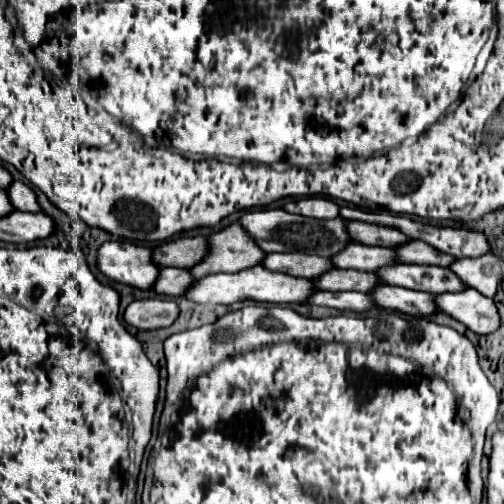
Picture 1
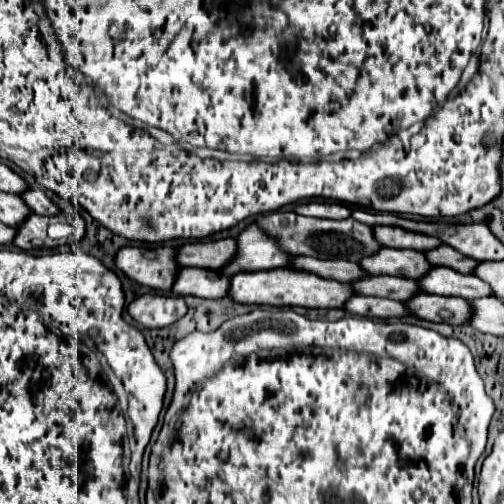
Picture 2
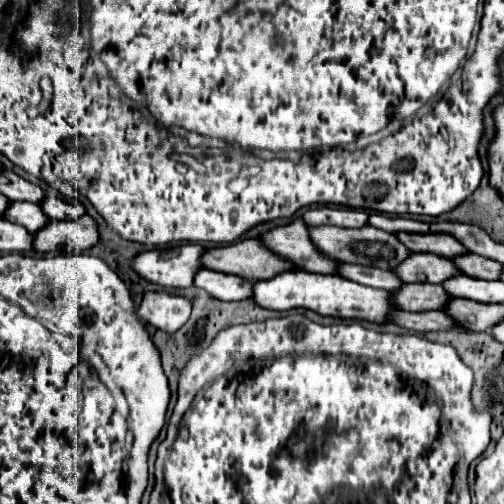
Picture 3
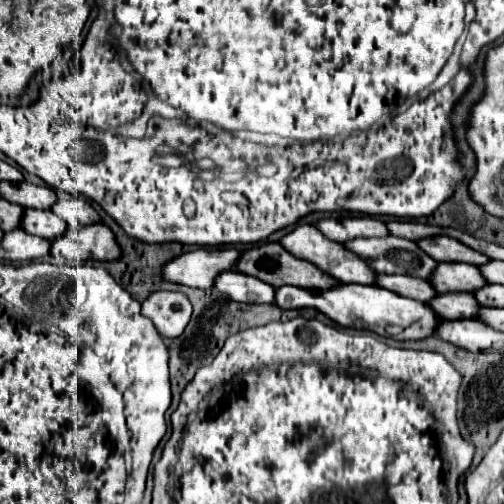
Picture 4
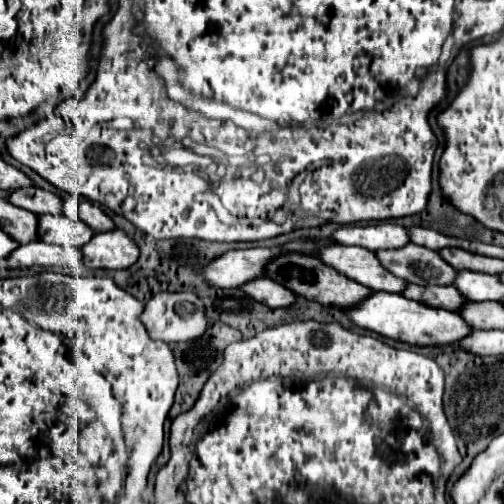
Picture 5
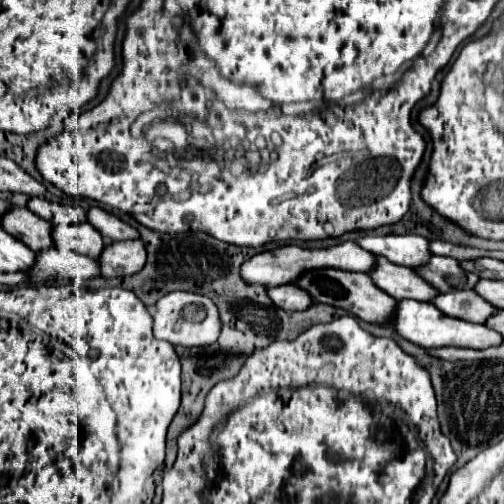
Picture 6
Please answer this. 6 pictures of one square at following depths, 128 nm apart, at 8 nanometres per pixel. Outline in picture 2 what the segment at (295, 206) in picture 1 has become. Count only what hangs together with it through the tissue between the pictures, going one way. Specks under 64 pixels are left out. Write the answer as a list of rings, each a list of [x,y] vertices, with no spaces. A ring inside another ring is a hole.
[[[302,202],[294,206],[296,214],[312,216],[312,218],[330,218],[330,220],[344,220],[352,214],[352,210],[344,204],[336,202]]]

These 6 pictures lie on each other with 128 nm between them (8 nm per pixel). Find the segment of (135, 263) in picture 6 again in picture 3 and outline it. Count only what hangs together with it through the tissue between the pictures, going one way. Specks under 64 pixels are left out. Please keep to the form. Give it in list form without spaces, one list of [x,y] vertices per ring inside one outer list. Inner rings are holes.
[[[88,214],[80,220],[66,220],[58,222],[52,220],[46,228],[36,232],[34,236],[34,250],[48,254],[48,252],[82,252],[96,246],[100,240],[98,224]]]

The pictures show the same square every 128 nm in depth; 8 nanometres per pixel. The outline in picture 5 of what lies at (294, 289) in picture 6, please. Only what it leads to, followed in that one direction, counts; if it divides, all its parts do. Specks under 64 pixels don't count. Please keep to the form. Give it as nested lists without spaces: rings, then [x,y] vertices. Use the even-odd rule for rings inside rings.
[[[260,278],[260,280],[252,280],[244,286],[240,286],[240,290],[248,292],[248,296],[252,296],[256,302],[262,302],[270,308],[288,308],[296,302],[296,294],[290,292],[288,288],[284,288],[282,284],[276,284],[270,278]]]

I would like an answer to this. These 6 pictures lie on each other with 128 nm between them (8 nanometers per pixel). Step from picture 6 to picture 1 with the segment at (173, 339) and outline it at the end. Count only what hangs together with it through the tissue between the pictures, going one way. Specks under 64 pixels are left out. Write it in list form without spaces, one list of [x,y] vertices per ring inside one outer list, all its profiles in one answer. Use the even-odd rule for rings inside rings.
[[[134,300],[124,312],[124,320],[140,330],[156,330],[170,326],[178,318],[178,312],[180,310],[174,300]]]

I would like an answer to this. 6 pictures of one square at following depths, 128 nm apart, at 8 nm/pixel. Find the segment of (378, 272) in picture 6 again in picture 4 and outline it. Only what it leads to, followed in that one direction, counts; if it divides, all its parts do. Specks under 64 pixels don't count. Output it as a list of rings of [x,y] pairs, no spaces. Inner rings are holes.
[[[308,224],[298,226],[294,232],[286,234],[280,242],[282,242],[282,246],[284,246],[290,254],[294,254],[296,258],[304,258],[304,260],[308,260],[308,262],[320,266],[326,274],[334,276],[336,280],[340,280],[340,282],[344,282],[344,284],[346,284],[346,282],[348,282],[348,284],[372,284],[372,286],[376,284],[376,276],[378,276],[378,274],[376,274],[376,270],[372,270],[372,268],[368,266],[368,262],[366,262],[362,256],[358,256],[358,254],[354,254],[352,250],[344,248],[344,244],[326,238],[316,226],[308,226]]]

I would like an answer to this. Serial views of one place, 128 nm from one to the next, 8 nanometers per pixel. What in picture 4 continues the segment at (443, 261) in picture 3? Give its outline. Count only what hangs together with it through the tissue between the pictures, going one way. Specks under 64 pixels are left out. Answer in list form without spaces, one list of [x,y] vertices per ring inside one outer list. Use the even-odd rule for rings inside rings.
[[[438,264],[430,284],[436,288],[436,292],[476,292],[484,288],[488,282],[482,276],[482,272],[476,266],[470,264]]]

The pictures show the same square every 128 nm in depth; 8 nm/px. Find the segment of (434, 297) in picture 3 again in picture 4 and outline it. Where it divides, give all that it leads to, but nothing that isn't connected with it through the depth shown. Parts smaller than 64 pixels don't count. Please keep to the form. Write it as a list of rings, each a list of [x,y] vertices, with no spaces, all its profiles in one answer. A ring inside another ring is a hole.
[[[452,292],[452,294],[440,294],[434,300],[428,302],[430,308],[434,308],[442,318],[458,320],[458,318],[480,318],[480,304],[472,294],[464,292]]]

